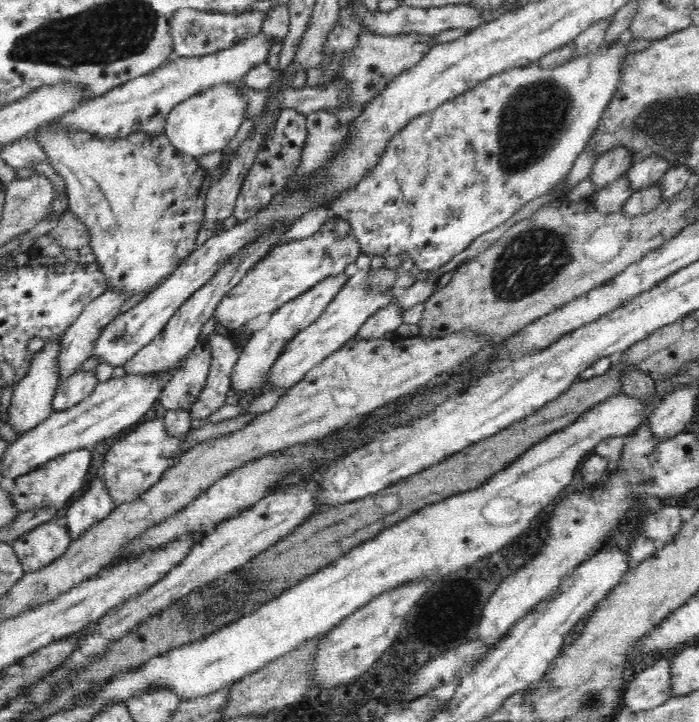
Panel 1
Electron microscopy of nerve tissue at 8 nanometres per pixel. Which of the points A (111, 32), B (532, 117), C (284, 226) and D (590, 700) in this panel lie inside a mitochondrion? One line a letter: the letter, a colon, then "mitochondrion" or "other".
A: mitochondrion
B: mitochondrion
C: other
D: mitochondrion

